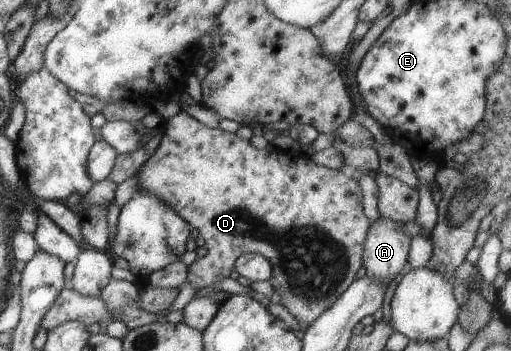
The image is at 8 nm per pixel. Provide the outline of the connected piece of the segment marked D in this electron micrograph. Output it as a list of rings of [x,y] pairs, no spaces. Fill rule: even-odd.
[[[183,110],[171,119],[162,122],[161,134],[161,139],[154,151],[134,173],[137,182],[133,195],[136,195],[138,191],[148,191],[150,195],[158,197],[166,207],[174,209],[191,228],[197,229],[198,235],[204,240],[207,252],[203,258],[196,258],[188,265],[186,281],[190,281],[197,288],[212,286],[232,273],[234,261],[239,255],[242,255],[242,253],[258,253],[271,263],[272,271],[268,281],[274,293],[280,297],[280,305],[286,308],[294,319],[304,322],[308,327],[355,280],[356,271],[362,265],[365,235],[370,226],[370,221],[368,221],[368,217],[364,215],[364,209],[362,209],[363,194],[358,180],[346,177],[341,169],[337,170],[314,163],[310,156],[306,155],[306,153],[300,153],[299,149],[284,150],[271,143],[267,143],[263,149],[256,149],[247,139],[239,138],[234,133],[225,132],[220,130],[220,128],[206,127],[206,125],[188,116]]]

